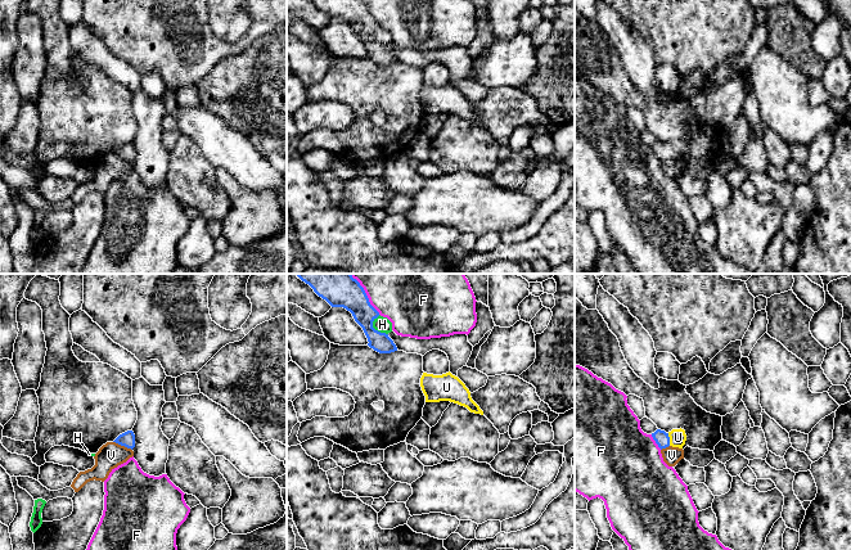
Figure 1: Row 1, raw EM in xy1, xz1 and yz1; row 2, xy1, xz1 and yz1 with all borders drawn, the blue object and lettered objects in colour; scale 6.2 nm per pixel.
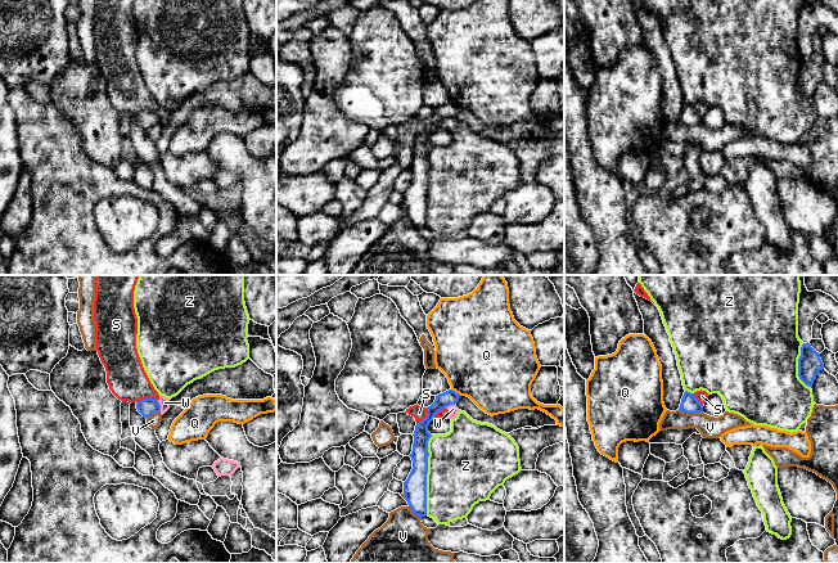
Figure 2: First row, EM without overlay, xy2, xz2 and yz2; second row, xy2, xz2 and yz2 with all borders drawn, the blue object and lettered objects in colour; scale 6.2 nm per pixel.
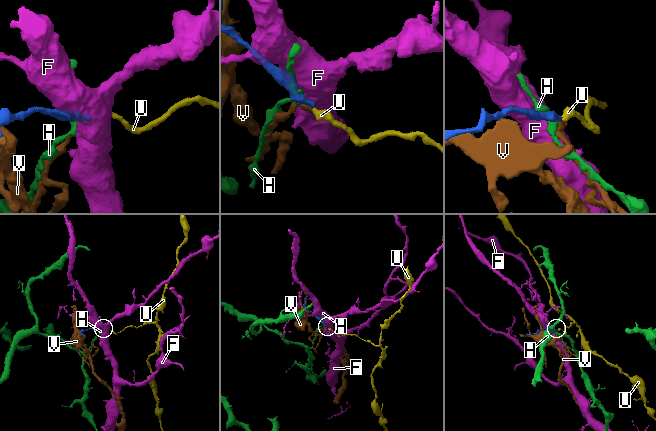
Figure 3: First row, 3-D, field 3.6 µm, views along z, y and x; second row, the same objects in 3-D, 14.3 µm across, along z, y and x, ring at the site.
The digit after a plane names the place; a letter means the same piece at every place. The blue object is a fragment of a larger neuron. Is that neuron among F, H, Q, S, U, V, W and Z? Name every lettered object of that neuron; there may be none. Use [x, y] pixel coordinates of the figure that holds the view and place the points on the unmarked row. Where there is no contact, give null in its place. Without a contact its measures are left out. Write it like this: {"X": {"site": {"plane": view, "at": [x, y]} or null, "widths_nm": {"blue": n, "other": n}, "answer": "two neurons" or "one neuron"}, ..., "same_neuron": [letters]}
{"F": {"site": {"plane": "xz1", "at": [368, 13]}, "widths_nm": {"blue": 160, "other": 260}, "answer": "two neurons"}, "H": {"site": {"plane": "xz1", "at": [373, 40]}, "widths_nm": {"blue": 160, "other": 100}, "answer": "two neurons"}, "Q": {"site": {"plane": "xz2", "at": [455, 104]}, "widths_nm": {"blue": 100, "other": 480}, "answer": "two neurons"}, "S": {"site": {"plane": "xy2", "at": [147, 111]}, "widths_nm": {"blue": 110, "other": 240}, "answer": "two neurons"}, "U": {"site": {"plane": "yz1", "at": [669, 152]}, "widths_nm": {"blue": 90, "other": 110}, "answer": "one neuron"}, "V": {"site": {"plane": "yz2", "at": [690, 125]}, "widths_nm": {"blue": 110, "other": 140}, "answer": "two neurons"}, "W": {"site": {"plane": "xy2", "at": [160, 118]}, "widths_nm": {"blue": 110, "other": 60}, "answer": "two neurons"}, "Z": {"site": {"plane": "xz2", "at": [426, 187]}, "widths_nm": {"blue": 140, "other": 460}, "answer": "two neurons"}, "same_neuron": ["U"]}

